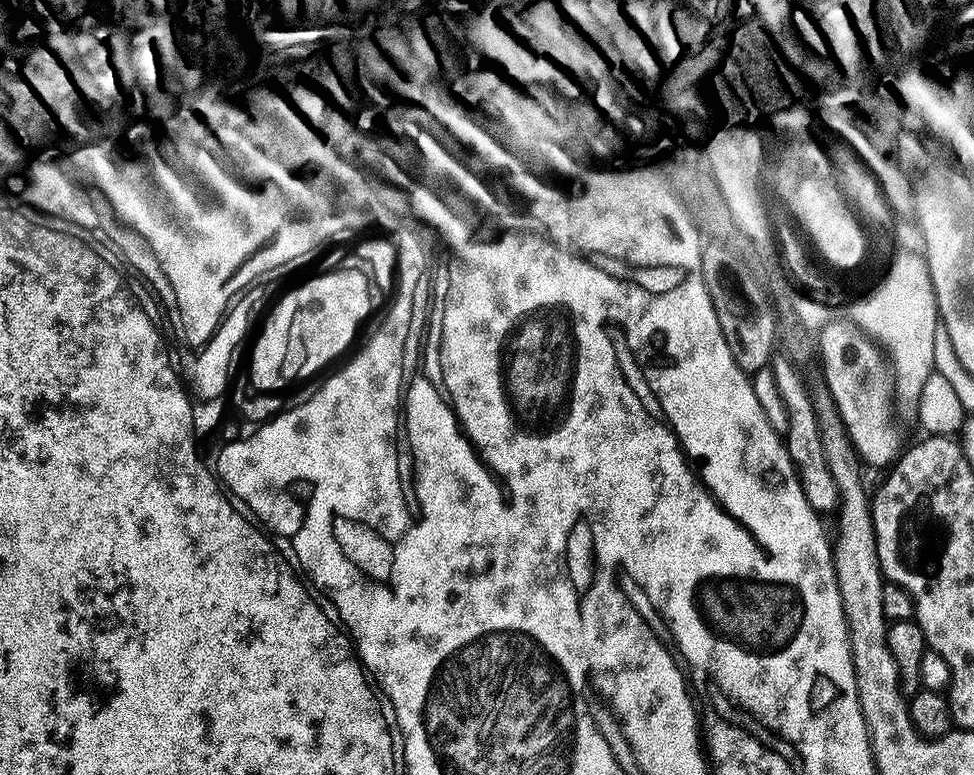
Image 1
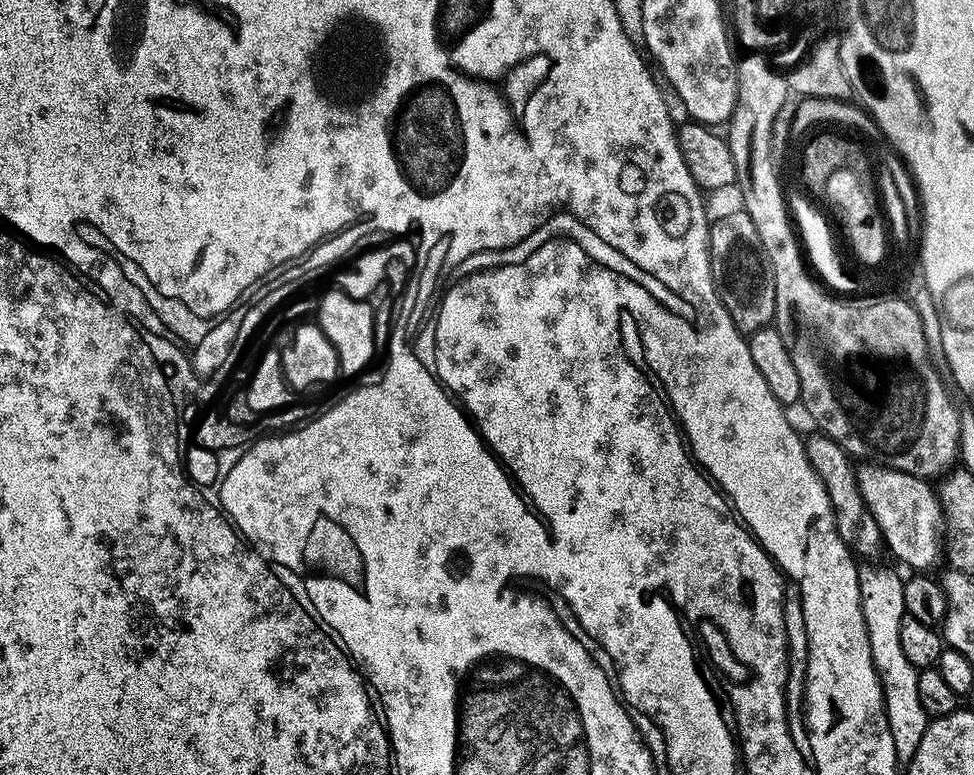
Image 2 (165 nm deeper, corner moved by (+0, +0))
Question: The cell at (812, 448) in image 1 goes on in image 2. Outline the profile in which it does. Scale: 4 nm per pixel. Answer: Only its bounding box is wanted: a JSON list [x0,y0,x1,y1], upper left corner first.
[806,434,886,562]

